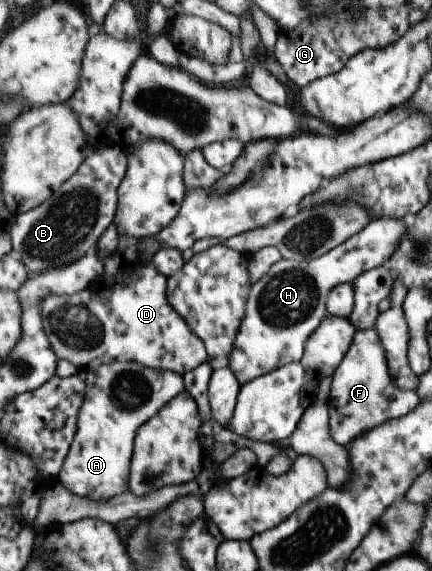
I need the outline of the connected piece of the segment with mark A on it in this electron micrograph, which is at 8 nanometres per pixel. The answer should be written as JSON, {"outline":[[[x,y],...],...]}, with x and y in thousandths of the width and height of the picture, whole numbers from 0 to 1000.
{"outline":[[[257,632],[194,657],[194,697],[176,730],[174,762],[125,841],[171,869],[241,876],[296,858],[296,828],[315,755],[405,694],[426,687],[421,658],[384,646],[350,646],[310,632]]]}

